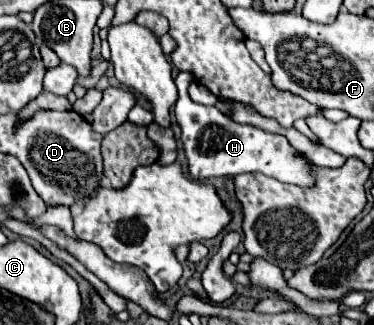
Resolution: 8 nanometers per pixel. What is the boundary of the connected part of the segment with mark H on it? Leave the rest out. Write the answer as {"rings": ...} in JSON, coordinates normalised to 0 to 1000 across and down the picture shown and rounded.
{"rings":[[[479,222],[465,243],[479,298],[465,351],[487,406],[487,443],[503,486],[503,523],[508,523],[513,554],[551,554],[551,548],[578,548],[578,542],[695,523],[701,535],[727,542],[749,560],[802,566],[802,572],[840,566],[840,548],[824,535],[824,517],[818,517],[824,505],[818,480],[786,462],[759,418],[722,412],[695,394],[631,382],[610,369],[583,332],[556,332],[519,314],[497,283],[497,265],[513,249],[519,237],[505,222]]]}

